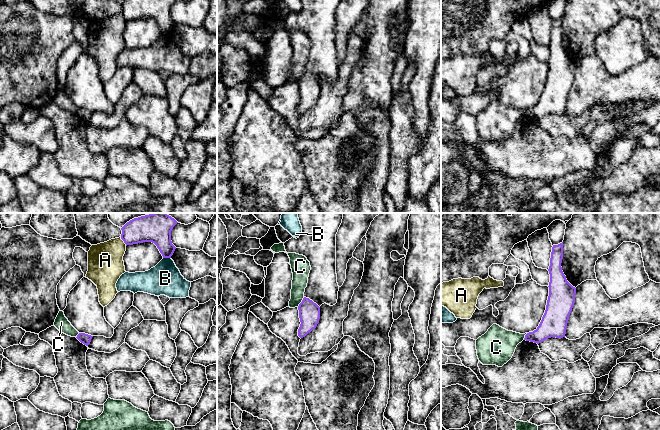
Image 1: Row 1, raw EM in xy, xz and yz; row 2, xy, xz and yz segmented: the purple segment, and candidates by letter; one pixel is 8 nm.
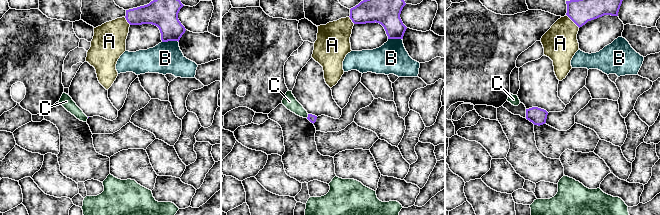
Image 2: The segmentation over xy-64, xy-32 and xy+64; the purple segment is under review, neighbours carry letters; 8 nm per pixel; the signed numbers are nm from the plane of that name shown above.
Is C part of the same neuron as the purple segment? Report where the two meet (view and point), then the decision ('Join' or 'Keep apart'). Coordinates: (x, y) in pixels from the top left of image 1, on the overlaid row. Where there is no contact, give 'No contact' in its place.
Touches purple at xz (301, 302). Keep apart

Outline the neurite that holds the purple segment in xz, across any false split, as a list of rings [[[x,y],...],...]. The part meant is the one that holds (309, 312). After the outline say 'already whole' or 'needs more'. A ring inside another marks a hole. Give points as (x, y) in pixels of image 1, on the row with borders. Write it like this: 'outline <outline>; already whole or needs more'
outline [[[304,297],[298,306],[300,327],[298,329],[298,336],[305,337],[313,329],[316,328],[320,319],[320,307],[309,298]]]; already whole

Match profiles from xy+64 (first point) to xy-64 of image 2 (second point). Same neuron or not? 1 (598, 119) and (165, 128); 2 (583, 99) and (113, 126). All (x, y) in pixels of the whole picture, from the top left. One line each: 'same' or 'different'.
1: same
2: same

